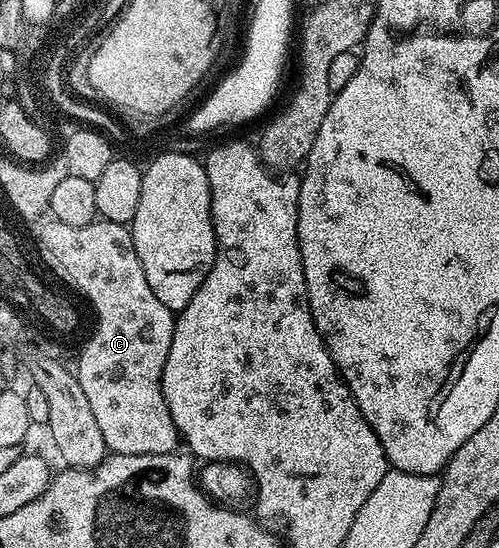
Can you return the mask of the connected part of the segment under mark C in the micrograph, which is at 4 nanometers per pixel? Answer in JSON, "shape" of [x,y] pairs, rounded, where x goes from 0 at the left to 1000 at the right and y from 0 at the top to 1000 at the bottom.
{"shape":[[[192,398],[174,416],[166,411],[96,414],[92,429],[86,429],[86,464],[94,467],[90,484],[110,487],[128,507],[182,538],[206,578],[190,624],[174,633],[172,648],[154,648],[154,682],[178,732],[178,746],[186,746],[186,761],[202,781],[202,797],[210,797],[216,825],[232,830],[345,828],[357,818],[351,814],[361,814],[363,796],[355,776],[347,776],[339,739],[331,739],[327,675],[331,651],[339,651],[339,630],[347,630],[351,575],[323,557],[323,549],[315,549],[315,535],[299,527],[291,491],[283,491],[283,476],[267,447],[261,412]]]}

